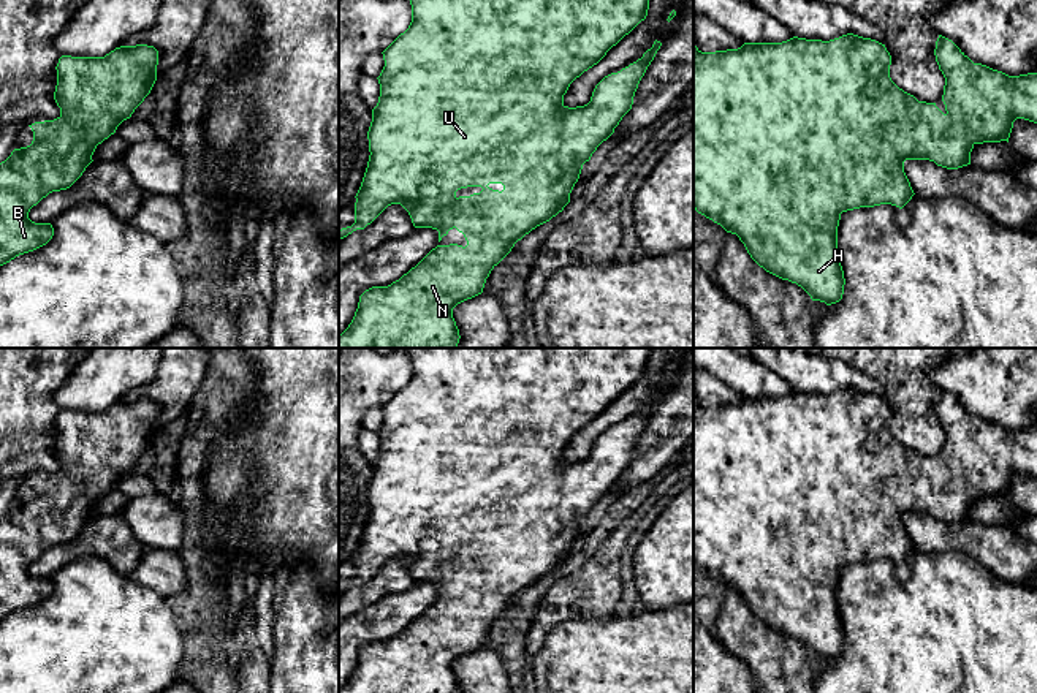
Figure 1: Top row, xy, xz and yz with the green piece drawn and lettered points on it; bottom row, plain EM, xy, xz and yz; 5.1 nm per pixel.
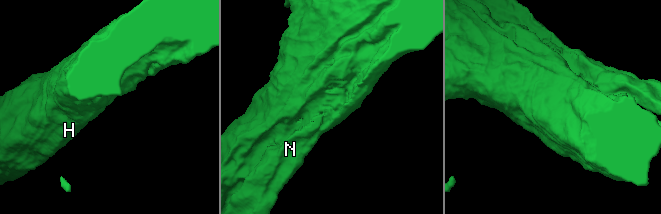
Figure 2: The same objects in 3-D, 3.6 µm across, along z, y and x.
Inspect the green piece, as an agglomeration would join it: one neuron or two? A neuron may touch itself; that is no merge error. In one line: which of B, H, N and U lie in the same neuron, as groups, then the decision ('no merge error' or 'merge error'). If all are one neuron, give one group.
groups B H N U; no merge error

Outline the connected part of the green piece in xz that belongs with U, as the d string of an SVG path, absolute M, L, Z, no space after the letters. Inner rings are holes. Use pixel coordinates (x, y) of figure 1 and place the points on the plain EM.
M405 348L412 359L412 377L382 408L385 421L380 427L380 451L372 464L372 476L367 486L369 516L356 547L355 578L342 582L339 592L344 593L356 584L370 579L388 560L401 559L410 570L415 582L432 582L439 585L439 596L450 584L456 582L464 589L467 600L437 600L415 622L388 641L372 641L359 650L358 663L348 682L339 693L461 693L453 672L453 663L483 647L491 625L537 581L549 576L570 557L570 547L579 533L583 519L591 514L597 502L606 495L622 471L632 464L633 451L641 432L654 415L662 397L654 396L641 413L617 427L605 430L594 443L591 456L584 460L568 462L564 449L570 438L584 426L597 419L606 407L646 373L651 348ZM467 541L481 541L480 547L456 551L456 546Z

